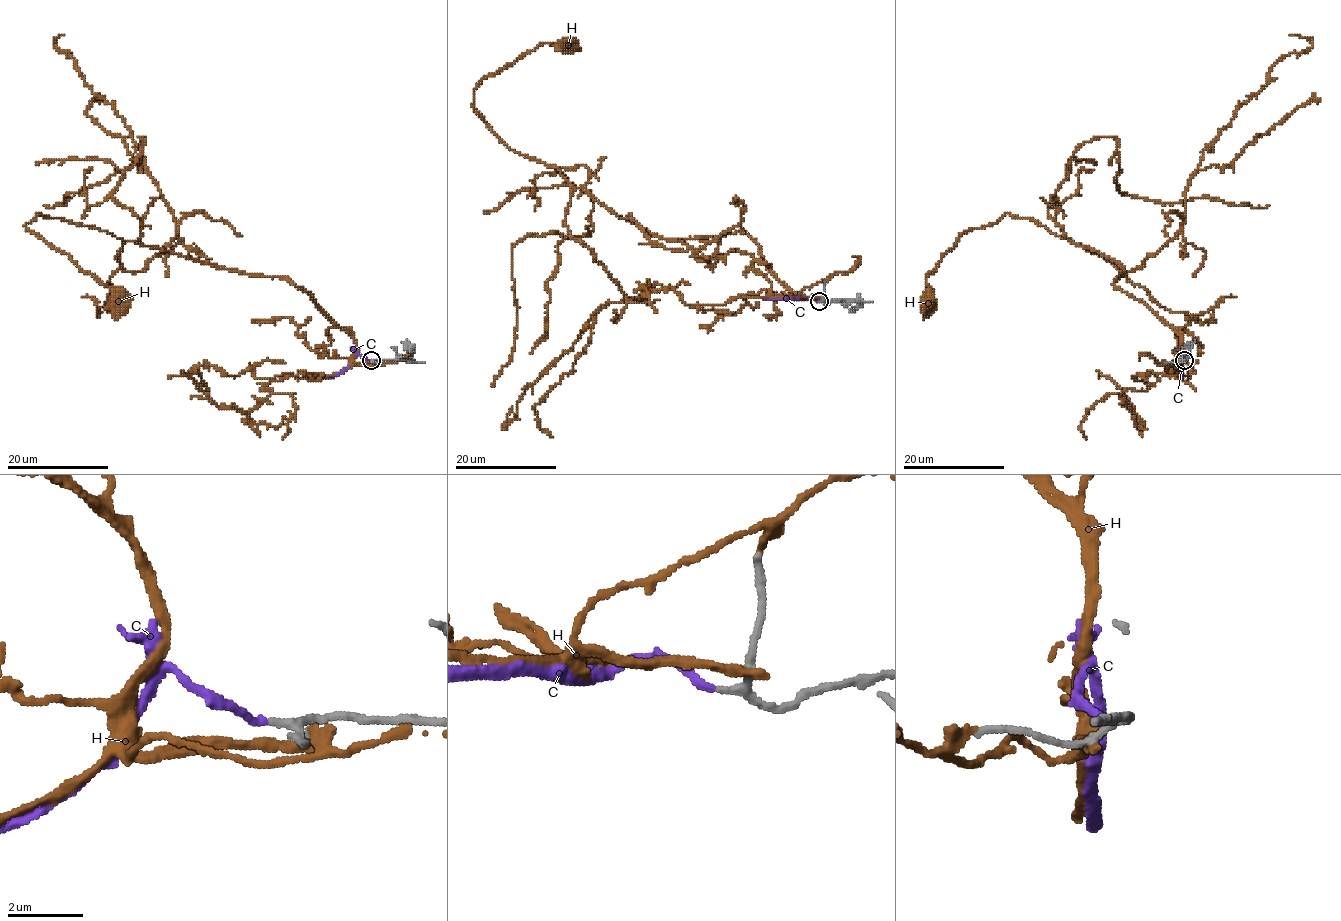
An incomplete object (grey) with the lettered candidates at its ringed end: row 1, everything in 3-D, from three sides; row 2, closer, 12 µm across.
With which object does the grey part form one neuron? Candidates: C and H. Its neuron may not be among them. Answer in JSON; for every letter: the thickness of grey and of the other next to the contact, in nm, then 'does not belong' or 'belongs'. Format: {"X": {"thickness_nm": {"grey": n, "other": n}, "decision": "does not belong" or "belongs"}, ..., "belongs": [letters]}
{"C": {"thickness_nm": {"grey": 190, "other": 190}, "decision": "belongs"}, "H": {"thickness_nm": {"grey": 240, "other": 300}, "decision": "does not belong"}, "belongs": ["C"]}

